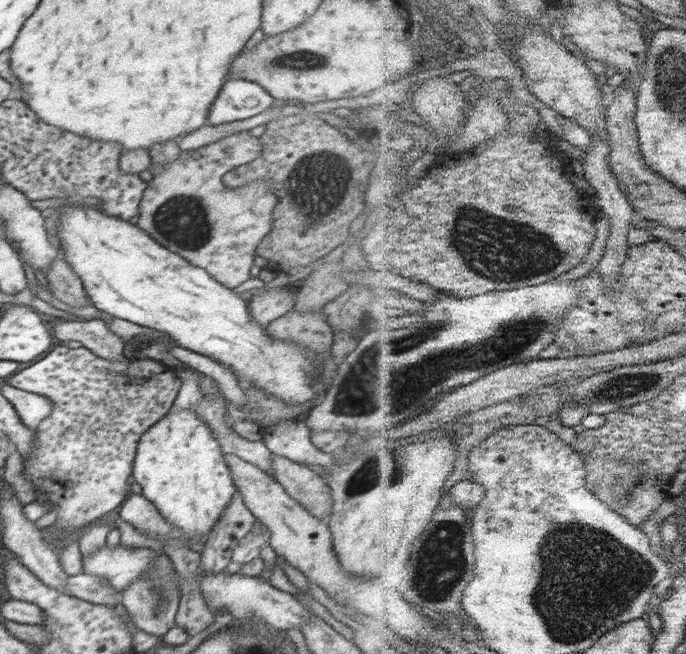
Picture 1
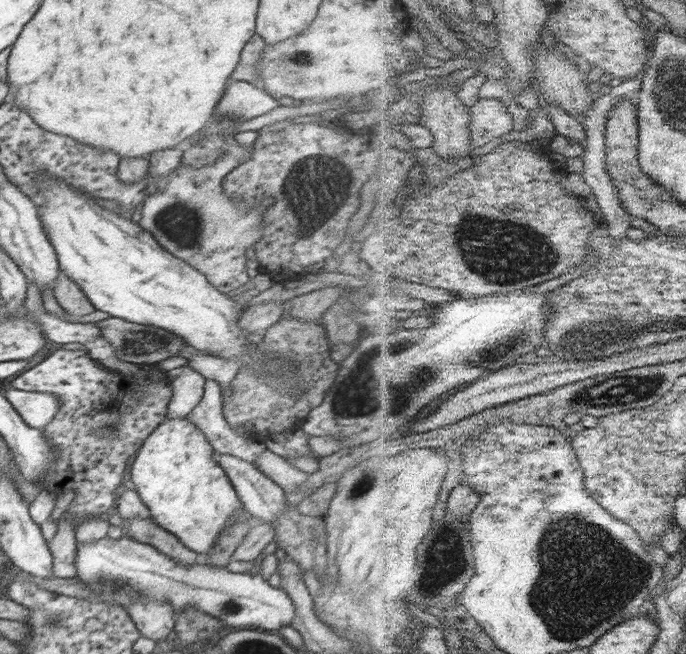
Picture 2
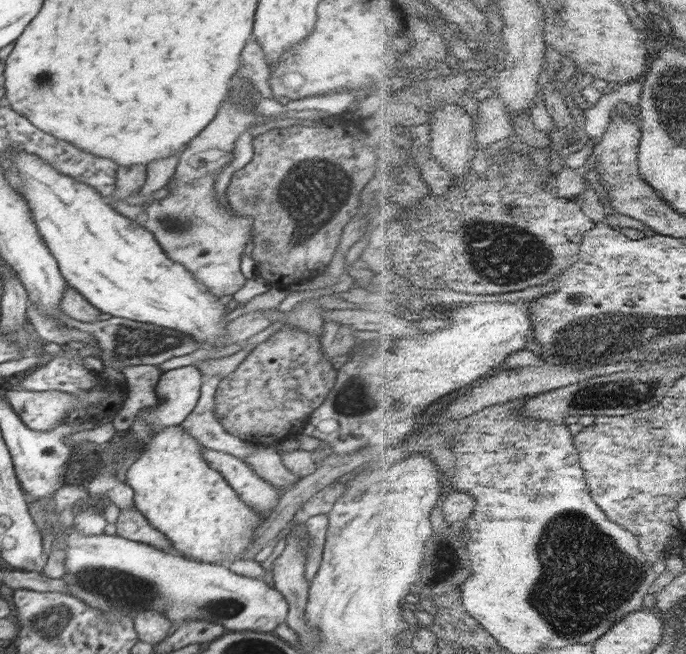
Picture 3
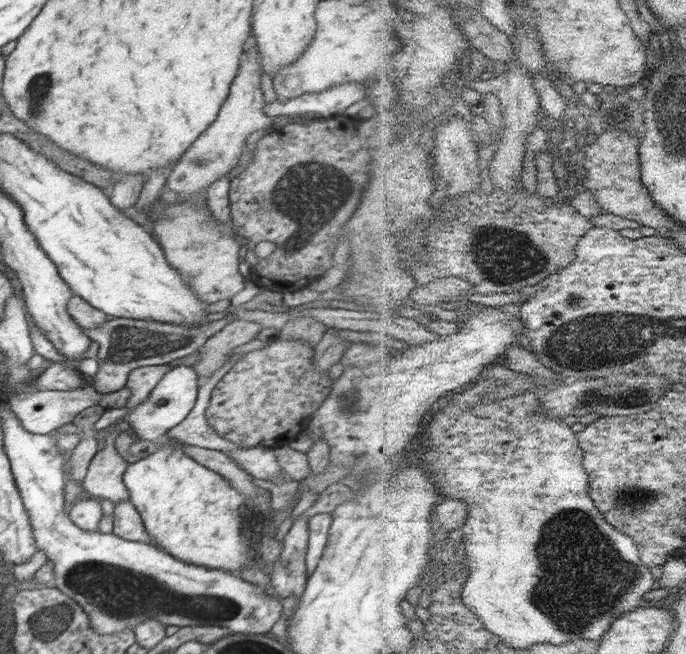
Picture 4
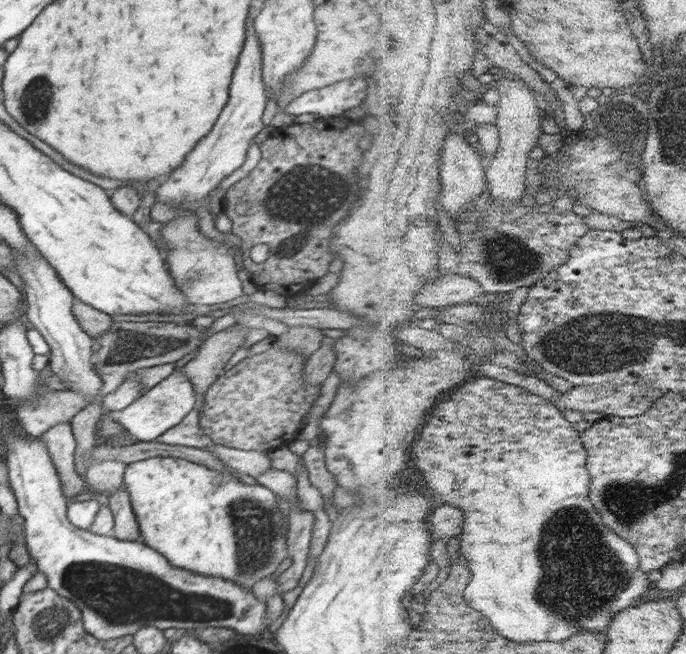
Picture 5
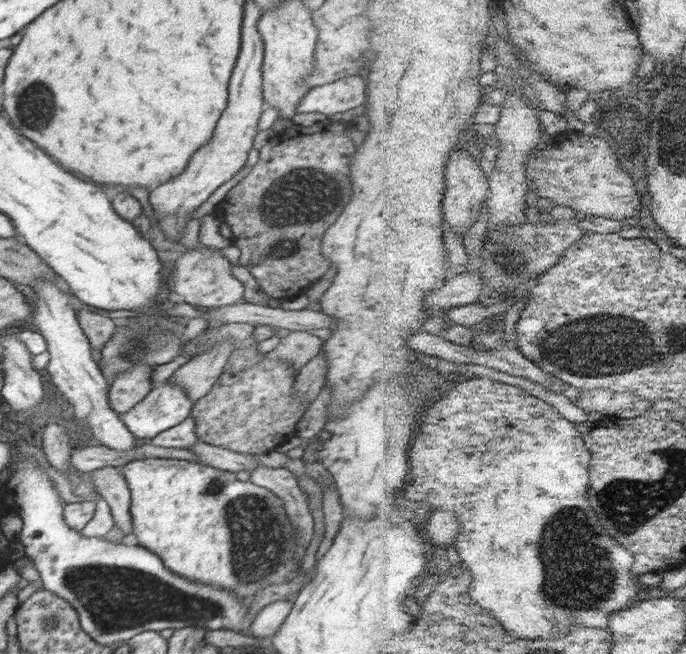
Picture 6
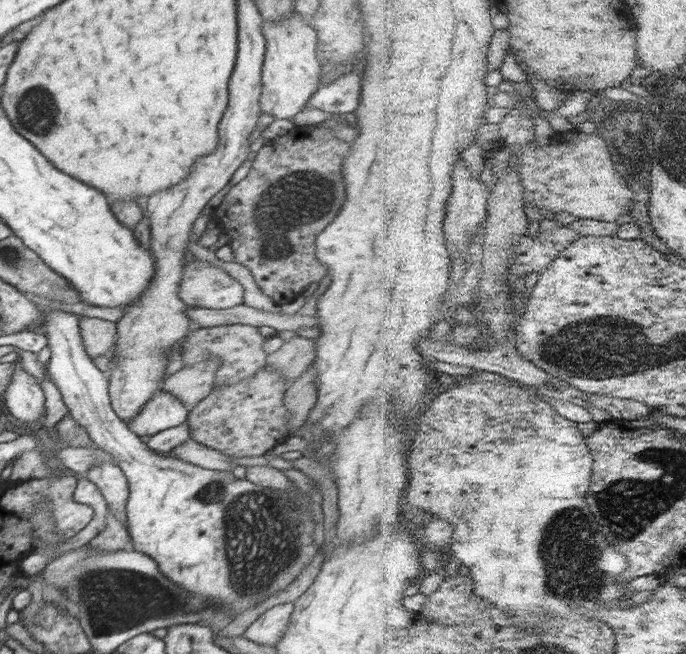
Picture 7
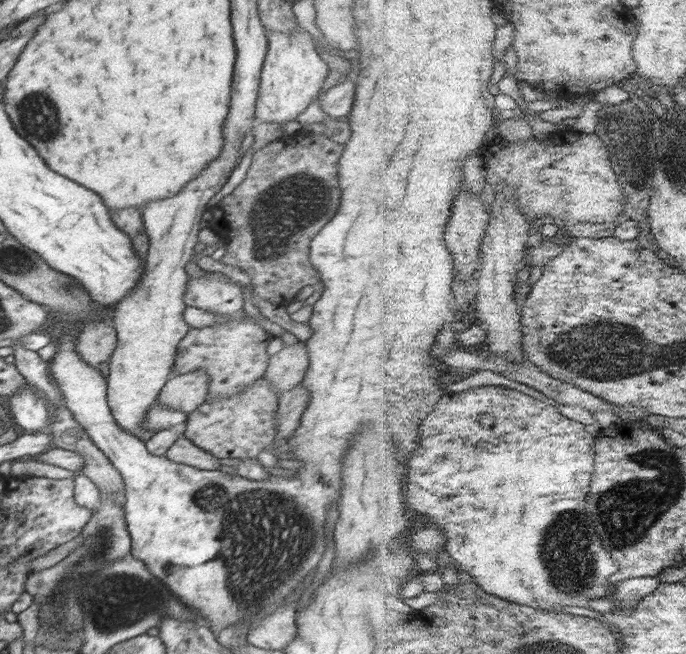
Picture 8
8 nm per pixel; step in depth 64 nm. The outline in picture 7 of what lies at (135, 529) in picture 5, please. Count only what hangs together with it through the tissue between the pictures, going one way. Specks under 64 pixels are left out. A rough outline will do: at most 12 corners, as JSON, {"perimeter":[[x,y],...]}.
{"perimeter":[[101,463],[83,476],[127,528],[129,487],[119,466]]}

